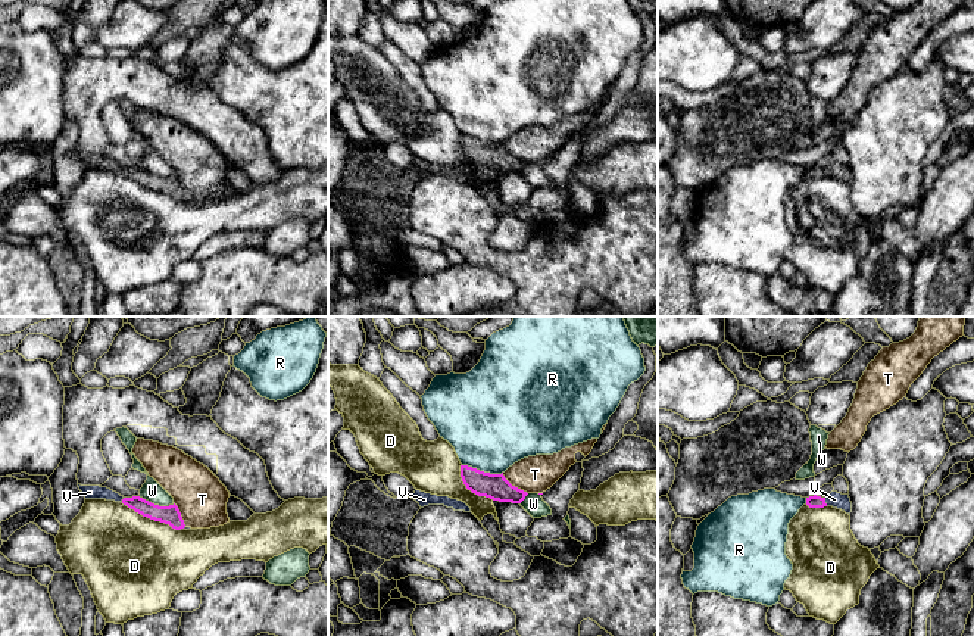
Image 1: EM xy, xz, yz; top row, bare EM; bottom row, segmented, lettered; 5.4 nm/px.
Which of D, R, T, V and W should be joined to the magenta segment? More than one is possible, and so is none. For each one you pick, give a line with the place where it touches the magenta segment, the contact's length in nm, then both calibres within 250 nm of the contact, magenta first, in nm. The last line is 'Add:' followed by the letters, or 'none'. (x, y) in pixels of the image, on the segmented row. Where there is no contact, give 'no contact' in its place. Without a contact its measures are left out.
V: meets magenta in yz at (824, 502); contact 50 nm long; 70 nm thick on the magenta side, 90 nm on the other
Add: V

